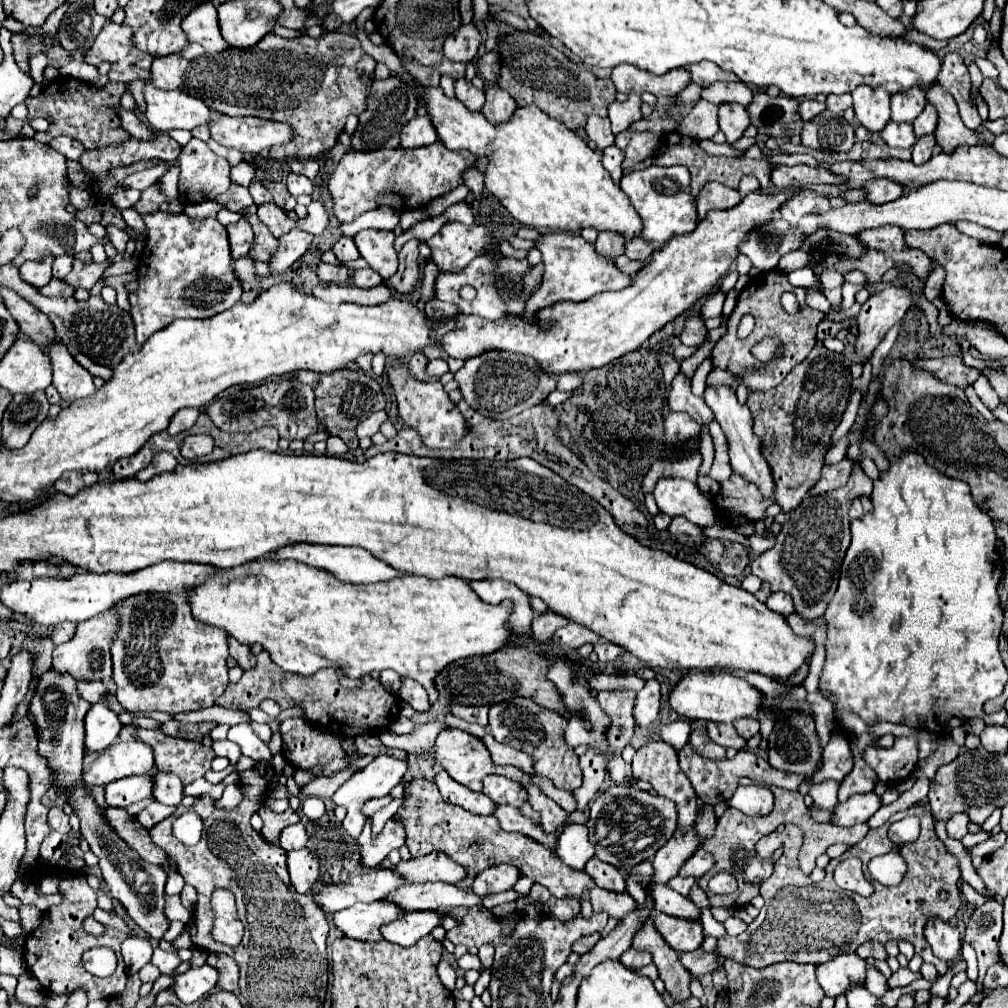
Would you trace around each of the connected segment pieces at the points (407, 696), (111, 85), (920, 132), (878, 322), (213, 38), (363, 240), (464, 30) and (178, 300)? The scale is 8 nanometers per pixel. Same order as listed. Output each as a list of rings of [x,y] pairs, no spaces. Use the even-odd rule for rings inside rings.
[[[403,679],[401,689],[399,689],[399,697],[403,701],[407,701],[415,711],[427,711],[431,707],[425,687],[421,687],[421,683],[417,683],[415,679]]]
[[[57,77],[55,81],[51,81],[41,93],[39,97],[27,97],[25,105],[29,109],[27,118],[20,122],[14,122],[14,118],[9,116],[6,119],[5,130],[11,137],[19,137],[23,124],[29,123],[31,119],[43,117],[51,123],[51,135],[69,135],[73,139],[77,139],[79,143],[83,143],[85,149],[93,149],[93,147],[109,147],[113,143],[125,143],[125,139],[129,137],[129,133],[121,127],[121,119],[119,119],[119,101],[121,95],[125,93],[125,85],[117,83],[117,81],[109,81],[105,87],[93,87],[85,81],[73,79],[73,77]]]
[[[931,103],[925,105],[925,111],[913,121],[913,129],[915,129],[915,137],[923,137],[933,133],[937,127],[937,111]]]
[[[885,287],[865,301],[857,315],[859,333],[855,339],[855,353],[861,363],[869,361],[875,347],[883,341],[887,331],[905,317],[911,305],[911,293],[899,287]]]
[[[211,1],[195,7],[183,19],[181,27],[187,33],[191,43],[199,43],[209,53],[221,53],[231,47],[229,43],[225,43],[225,37],[221,35],[221,27],[217,21],[217,9]]]
[[[361,231],[355,237],[355,245],[361,257],[375,269],[383,279],[389,279],[397,271],[397,253],[393,249],[395,233],[393,231]]]
[[[469,23],[469,25],[461,25],[451,37],[445,39],[443,51],[445,51],[445,57],[451,61],[469,63],[477,57],[479,45],[481,45],[481,35],[477,27]]]
[[[157,211],[143,215],[143,221],[149,237],[137,263],[139,289],[129,295],[137,345],[143,345],[155,331],[175,319],[213,317],[241,299],[243,287],[233,275],[227,229],[217,219],[195,221],[183,213]]]

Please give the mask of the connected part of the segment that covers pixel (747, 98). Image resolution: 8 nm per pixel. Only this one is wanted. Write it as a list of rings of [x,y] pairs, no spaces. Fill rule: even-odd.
[[[713,83],[703,89],[703,99],[719,105],[719,103],[739,103],[739,105],[749,105],[753,99],[753,91],[747,83]]]

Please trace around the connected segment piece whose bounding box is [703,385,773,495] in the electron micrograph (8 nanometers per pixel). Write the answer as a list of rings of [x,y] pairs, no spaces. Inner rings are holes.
[[[713,387],[713,389],[705,389],[703,395],[705,403],[709,405],[709,409],[713,411],[717,423],[721,425],[725,437],[727,437],[727,445],[729,445],[729,459],[731,459],[731,469],[741,475],[743,479],[749,479],[749,483],[757,483],[759,491],[763,495],[773,495],[773,475],[771,475],[771,467],[765,461],[763,453],[761,453],[761,439],[757,435],[753,435],[753,417],[751,411],[747,409],[747,405],[741,405],[735,397],[735,391],[731,387]]]

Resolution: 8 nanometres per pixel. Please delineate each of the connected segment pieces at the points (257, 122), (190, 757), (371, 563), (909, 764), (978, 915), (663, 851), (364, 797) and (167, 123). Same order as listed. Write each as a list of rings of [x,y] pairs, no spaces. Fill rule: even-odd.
[[[219,115],[211,123],[211,137],[229,149],[241,153],[261,153],[273,145],[285,145],[293,141],[293,129],[289,123],[277,123],[257,117],[229,117]]]
[[[139,729],[135,735],[155,749],[155,765],[161,771],[179,775],[183,785],[189,785],[197,777],[203,777],[207,771],[211,771],[215,753],[211,747],[205,747],[199,741],[169,737],[163,731],[149,729]]]
[[[291,543],[289,547],[281,547],[281,551],[273,551],[269,559],[271,561],[293,559],[311,567],[321,567],[345,583],[377,583],[377,581],[389,581],[399,575],[399,571],[395,571],[393,567],[389,567],[387,563],[373,557],[369,551],[361,547],[325,547],[325,545],[311,545],[311,543]]]
[[[895,737],[893,747],[885,749],[885,747],[873,747],[865,751],[865,761],[871,765],[871,769],[877,773],[879,781],[883,783],[897,783],[907,779],[915,765],[917,765],[917,749],[909,749],[915,747],[915,739],[911,737]]]
[[[989,901],[983,907],[971,913],[971,919],[965,923],[963,939],[975,949],[979,961],[977,985],[983,983],[985,971],[999,961],[999,937],[1003,929],[1003,904]]]
[[[689,829],[685,835],[675,833],[657,853],[653,859],[655,865],[655,877],[649,881],[653,883],[667,883],[671,877],[677,875],[679,867],[693,855],[693,851],[701,845],[701,839],[695,835],[693,829]]]
[[[377,755],[373,763],[369,763],[365,769],[357,771],[349,781],[345,781],[337,793],[333,795],[333,801],[337,805],[343,805],[347,809],[347,817],[343,819],[343,827],[345,831],[357,839],[361,835],[361,829],[365,825],[365,815],[361,813],[361,807],[369,801],[369,799],[377,799],[377,797],[383,797],[383,795],[389,795],[391,789],[401,781],[401,777],[405,775],[407,771],[407,761],[401,761],[401,759],[395,759],[395,757],[389,757],[389,755]]]
[[[151,83],[145,87],[147,121],[155,131],[167,133],[171,129],[195,129],[211,121],[211,109],[201,99],[185,95],[183,91],[161,91]]]

